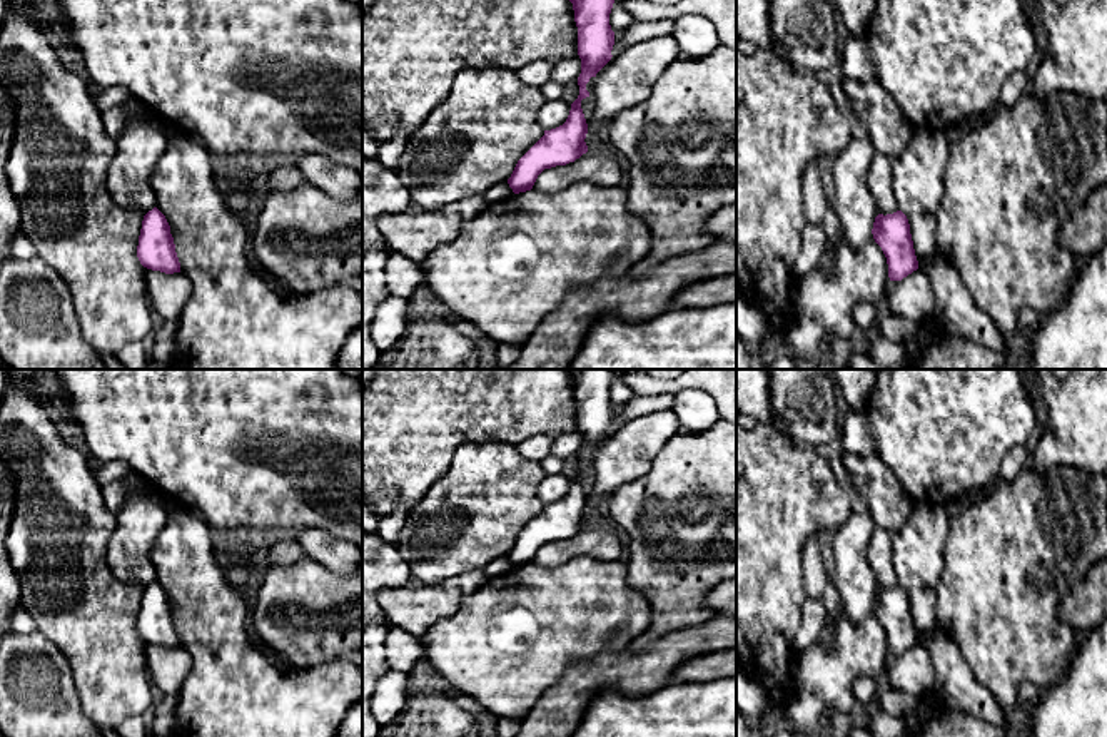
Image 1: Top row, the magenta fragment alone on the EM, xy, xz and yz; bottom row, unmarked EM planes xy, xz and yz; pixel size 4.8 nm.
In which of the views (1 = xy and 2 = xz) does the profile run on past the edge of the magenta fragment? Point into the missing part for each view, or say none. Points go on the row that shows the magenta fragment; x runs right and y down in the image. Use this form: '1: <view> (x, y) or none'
1: none
2: none

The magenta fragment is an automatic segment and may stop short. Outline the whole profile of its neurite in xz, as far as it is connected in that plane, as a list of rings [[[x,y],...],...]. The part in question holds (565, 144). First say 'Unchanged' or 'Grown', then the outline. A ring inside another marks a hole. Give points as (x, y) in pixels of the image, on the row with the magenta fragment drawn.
Unchanged. [[[569,0],[578,27],[578,55],[581,74],[578,77],[579,95],[571,104],[566,122],[556,129],[544,130],[544,135],[518,160],[509,187],[514,194],[531,191],[544,169],[566,165],[588,152],[584,142],[588,124],[581,100],[589,97],[586,84],[611,60],[614,32],[609,25],[609,13],[614,0]]]

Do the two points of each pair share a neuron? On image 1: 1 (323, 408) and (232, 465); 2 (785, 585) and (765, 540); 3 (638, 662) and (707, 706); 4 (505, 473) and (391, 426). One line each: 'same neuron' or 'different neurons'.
1: same neuron
2: same neuron
3: different neurons
4: different neurons

